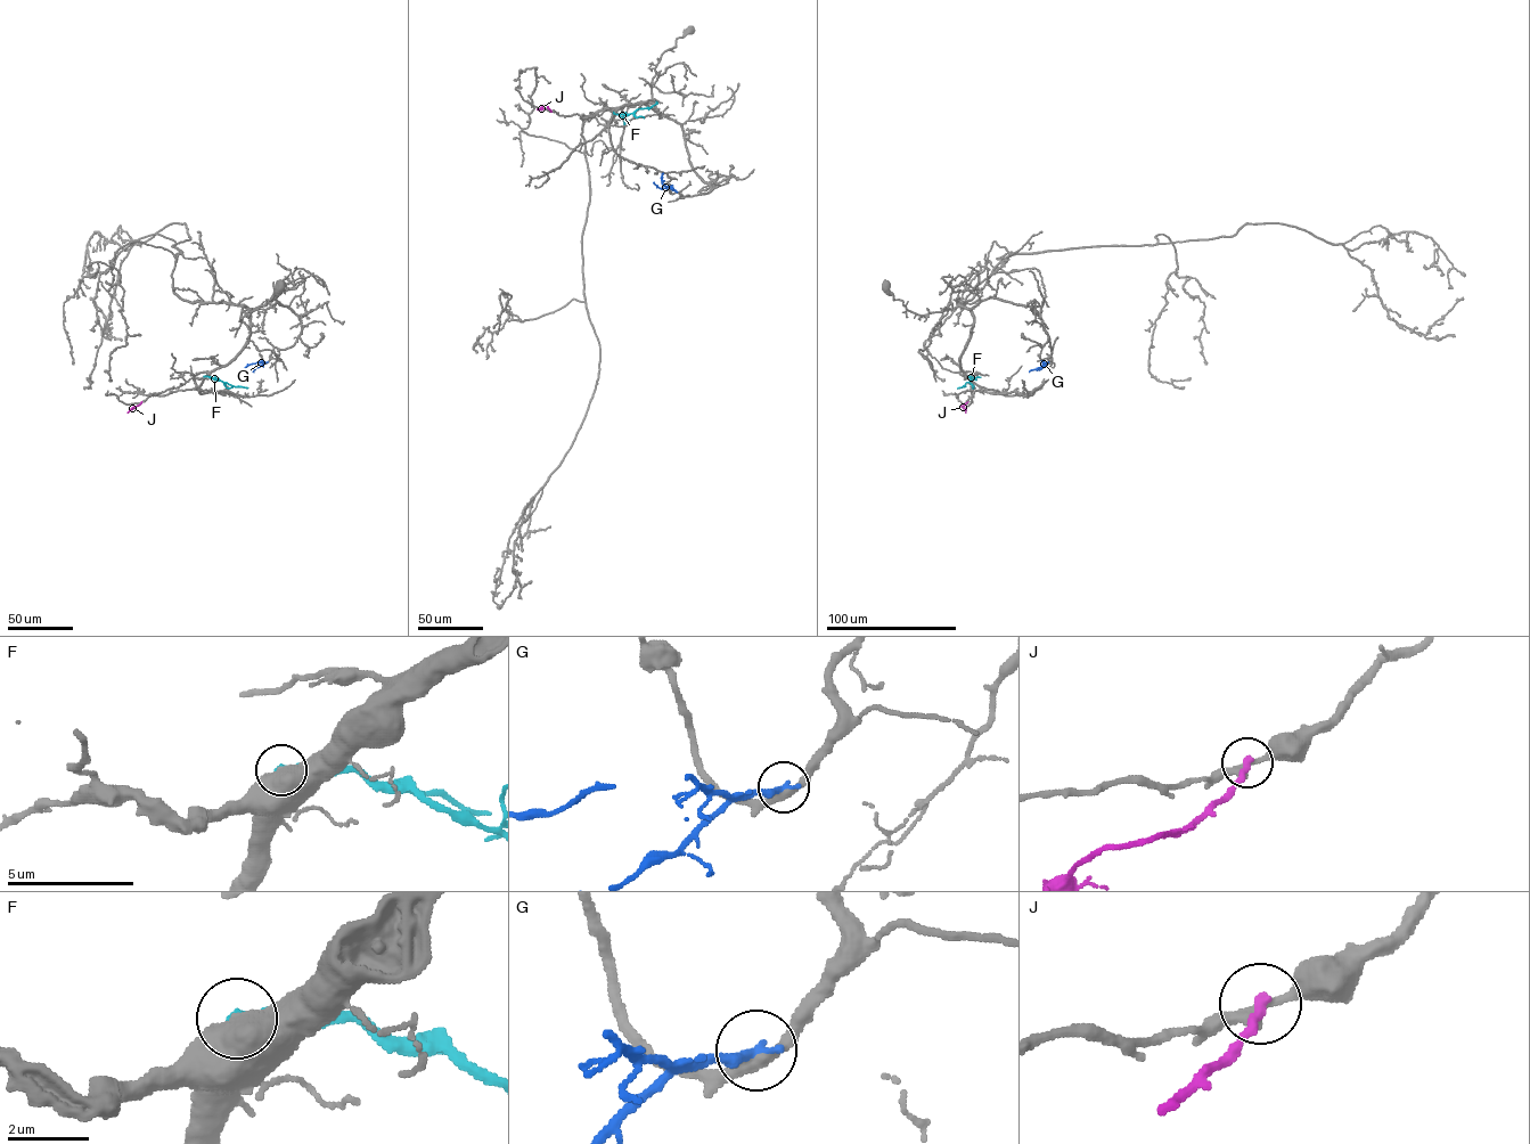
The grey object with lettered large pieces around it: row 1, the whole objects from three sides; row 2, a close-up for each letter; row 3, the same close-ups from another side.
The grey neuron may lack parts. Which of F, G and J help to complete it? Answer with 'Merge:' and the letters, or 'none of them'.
Merge: none of them

